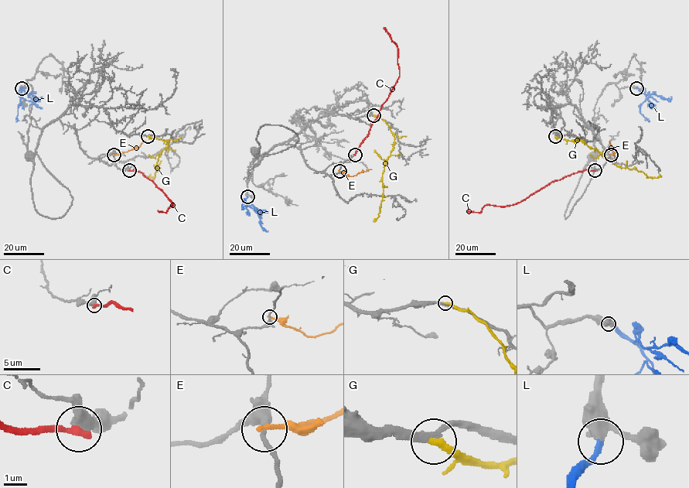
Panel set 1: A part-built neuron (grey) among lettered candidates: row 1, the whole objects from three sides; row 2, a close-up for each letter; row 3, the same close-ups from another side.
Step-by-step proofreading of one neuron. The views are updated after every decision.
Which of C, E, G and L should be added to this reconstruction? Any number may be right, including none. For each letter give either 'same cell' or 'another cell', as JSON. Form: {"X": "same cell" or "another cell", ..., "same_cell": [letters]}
{"C": "another cell", "E": "another cell", "G": "same cell", "L": "same cell", "same_cell": ["G", "L"]}

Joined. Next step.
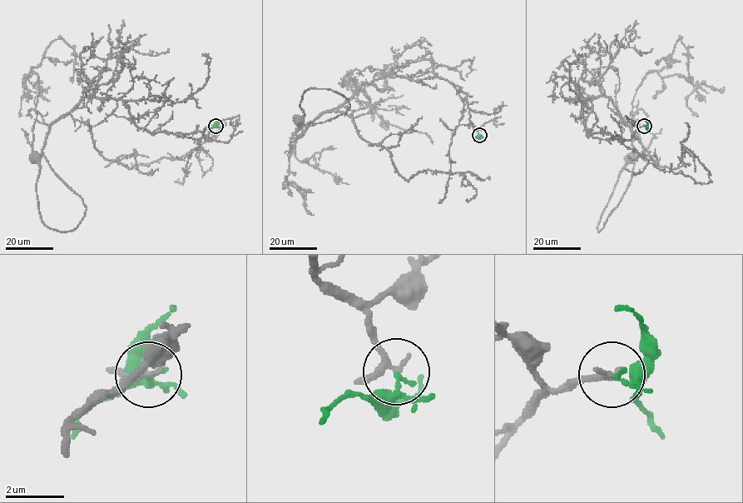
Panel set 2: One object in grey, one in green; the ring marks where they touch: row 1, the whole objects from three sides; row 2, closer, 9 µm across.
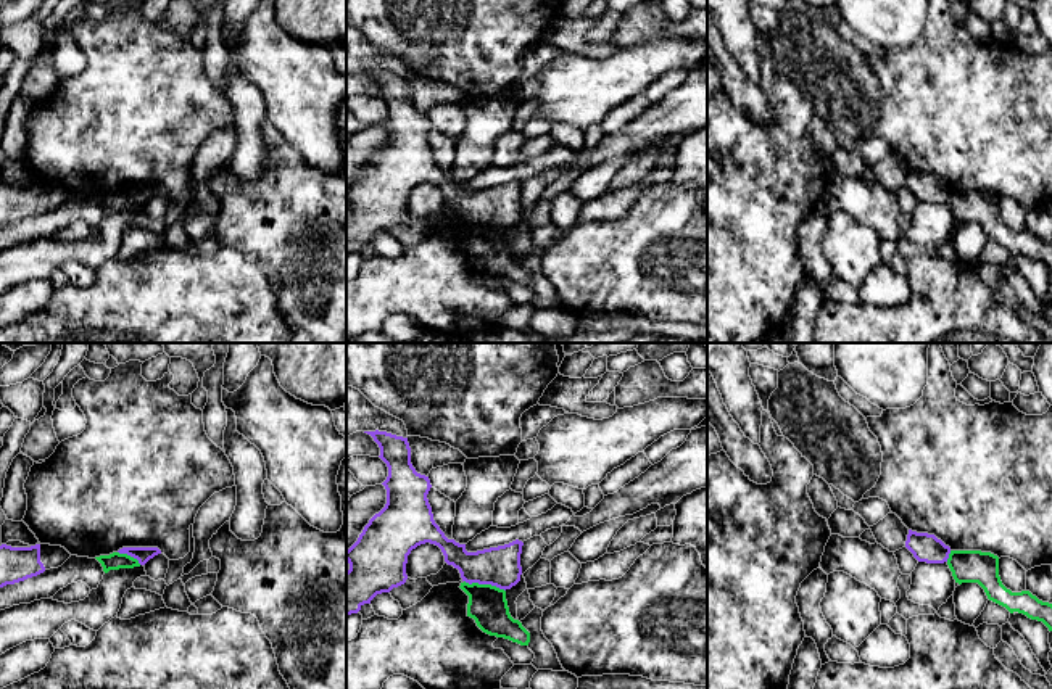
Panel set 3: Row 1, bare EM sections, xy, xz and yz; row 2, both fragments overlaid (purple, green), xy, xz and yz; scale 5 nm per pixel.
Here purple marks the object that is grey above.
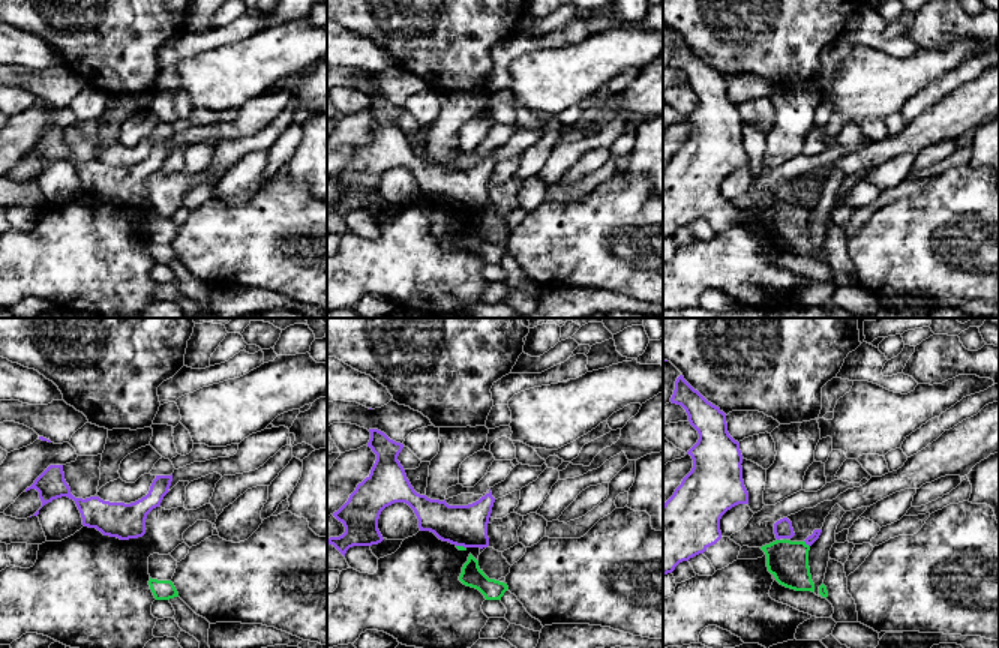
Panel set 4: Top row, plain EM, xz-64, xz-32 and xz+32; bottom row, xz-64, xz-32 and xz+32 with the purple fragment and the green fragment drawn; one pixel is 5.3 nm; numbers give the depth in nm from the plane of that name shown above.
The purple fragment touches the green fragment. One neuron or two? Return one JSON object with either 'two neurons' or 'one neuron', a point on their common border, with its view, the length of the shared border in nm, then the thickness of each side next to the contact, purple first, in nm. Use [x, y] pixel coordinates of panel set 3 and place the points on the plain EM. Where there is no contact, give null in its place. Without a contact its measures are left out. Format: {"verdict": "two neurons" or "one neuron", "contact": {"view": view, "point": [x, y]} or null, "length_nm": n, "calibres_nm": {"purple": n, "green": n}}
{"verdict": "two neurons", "contact": {"view": "xz", "point": [485, 222]}, "length_nm": 220, "calibres_nm": {"purple": 200, "green": 190}}

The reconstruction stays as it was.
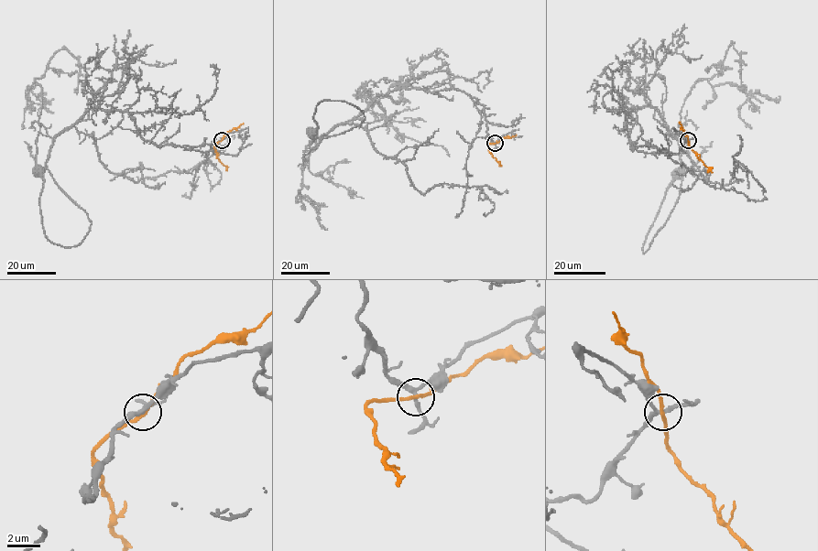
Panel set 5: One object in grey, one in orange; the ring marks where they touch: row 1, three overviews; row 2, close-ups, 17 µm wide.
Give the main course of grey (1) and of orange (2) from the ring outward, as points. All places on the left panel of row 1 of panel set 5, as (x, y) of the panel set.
1: (222, 140), (155, 145), (127, 113), (90, 108), (46, 163), (91, 222), (71, 246), (45, 234), (38, 171)
2: (222, 140), (214, 149), (216, 157), (227, 167), (225, 171)

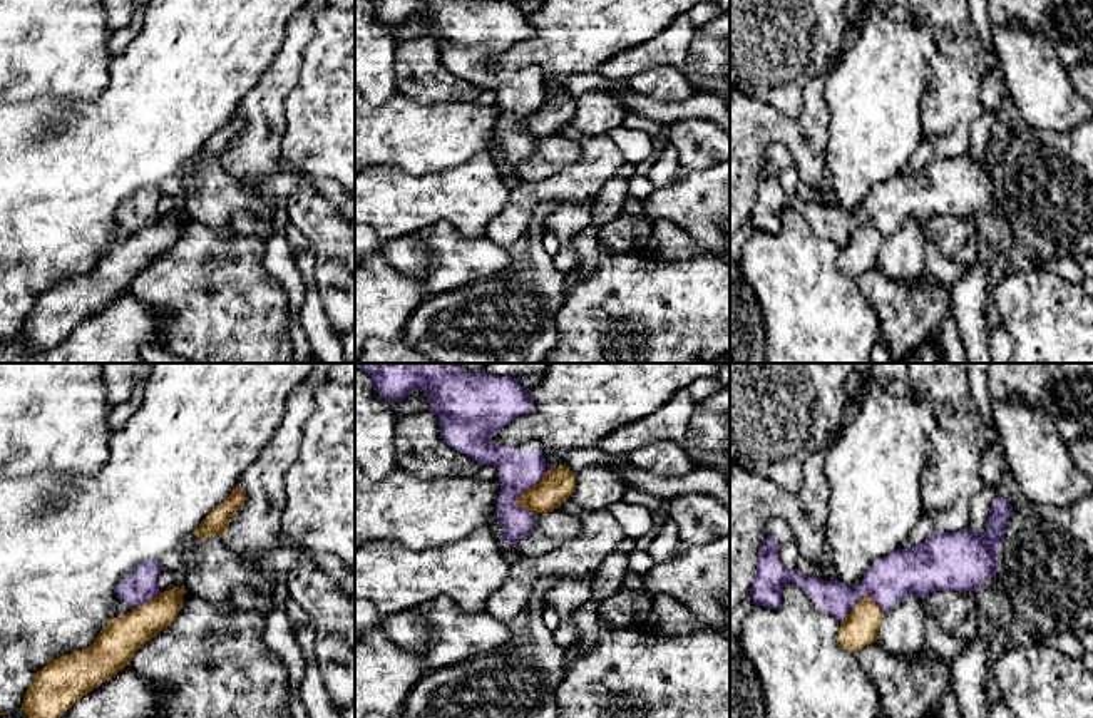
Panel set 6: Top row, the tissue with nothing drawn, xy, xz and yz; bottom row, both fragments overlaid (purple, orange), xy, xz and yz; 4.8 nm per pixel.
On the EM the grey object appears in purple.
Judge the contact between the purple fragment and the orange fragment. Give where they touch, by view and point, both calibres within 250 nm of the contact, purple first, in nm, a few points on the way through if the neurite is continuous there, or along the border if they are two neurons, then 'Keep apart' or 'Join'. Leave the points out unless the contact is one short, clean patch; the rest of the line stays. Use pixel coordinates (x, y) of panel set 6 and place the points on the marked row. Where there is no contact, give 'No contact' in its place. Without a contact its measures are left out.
Touches purple at xz (528, 489). Thickness 190 nm (purple) against 150 nm. Keep apart

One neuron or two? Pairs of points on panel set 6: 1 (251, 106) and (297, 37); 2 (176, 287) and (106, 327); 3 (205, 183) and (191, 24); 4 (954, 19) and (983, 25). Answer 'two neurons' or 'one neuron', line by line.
1: one neuron
2: two neurons
3: two neurons
4: two neurons

